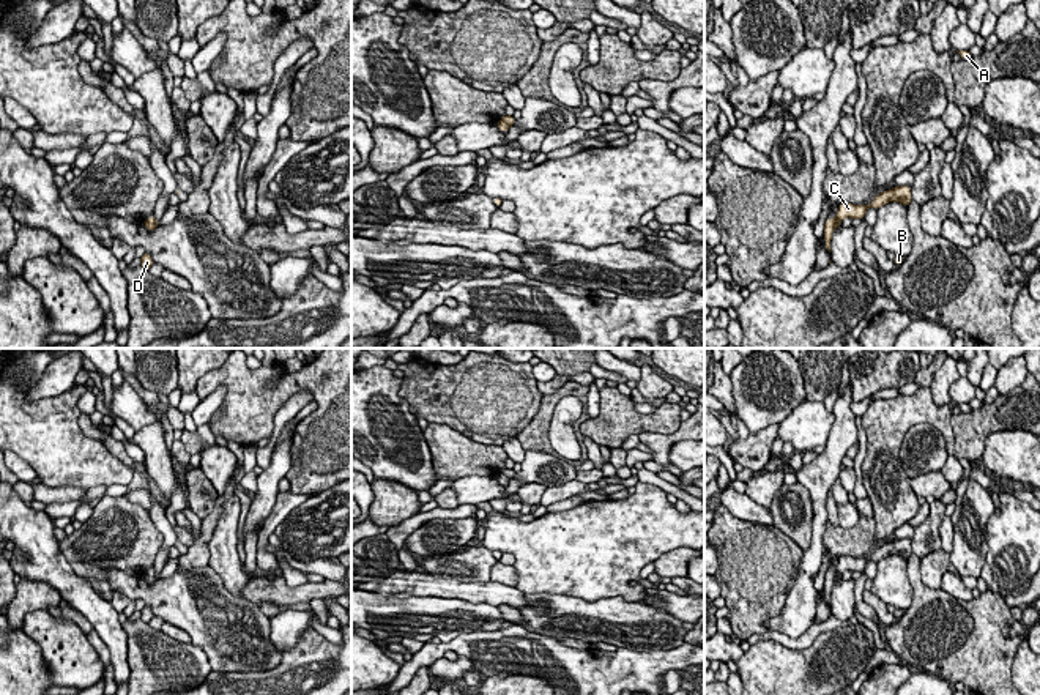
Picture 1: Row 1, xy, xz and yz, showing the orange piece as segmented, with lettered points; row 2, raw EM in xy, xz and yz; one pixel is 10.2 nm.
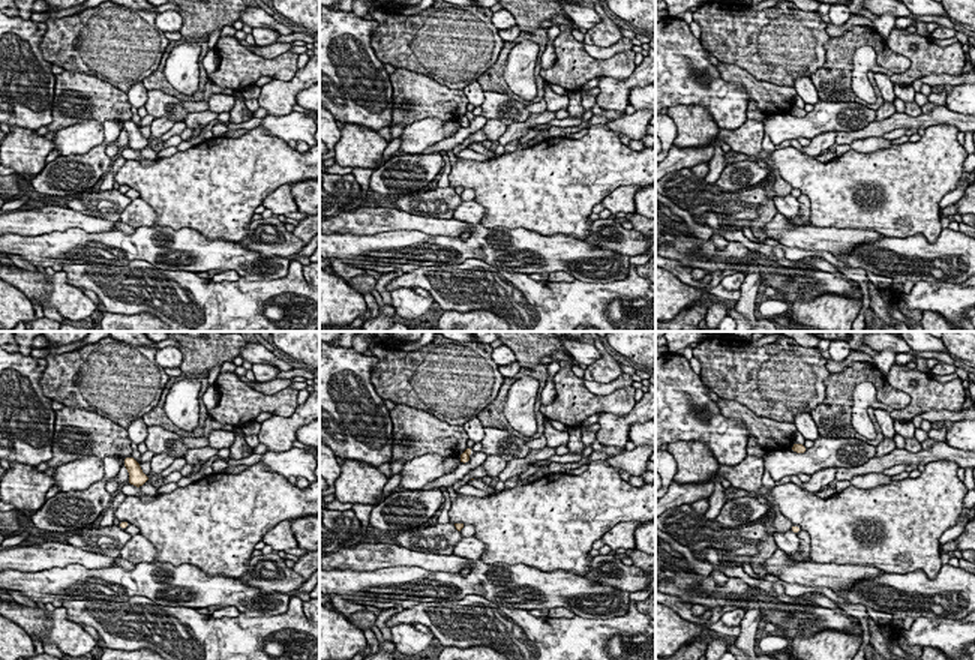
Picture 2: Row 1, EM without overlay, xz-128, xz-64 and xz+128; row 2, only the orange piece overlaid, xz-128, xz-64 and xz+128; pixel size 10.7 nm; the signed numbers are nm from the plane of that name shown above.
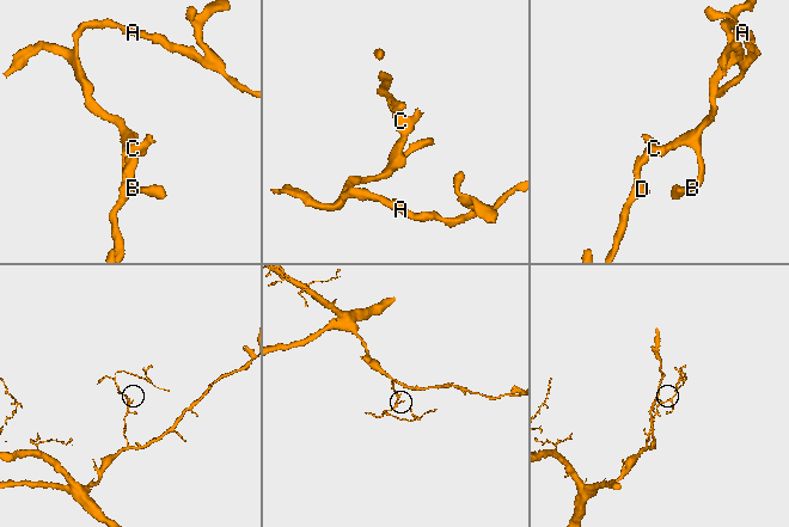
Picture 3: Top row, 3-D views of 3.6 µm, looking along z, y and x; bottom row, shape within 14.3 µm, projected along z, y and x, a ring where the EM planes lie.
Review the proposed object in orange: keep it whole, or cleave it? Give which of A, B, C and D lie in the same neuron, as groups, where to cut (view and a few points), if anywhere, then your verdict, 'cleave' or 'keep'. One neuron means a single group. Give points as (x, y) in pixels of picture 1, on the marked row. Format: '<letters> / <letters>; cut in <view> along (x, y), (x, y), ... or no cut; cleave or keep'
A B C / D; cut in yz along (835, 221), (832, 227); cleave

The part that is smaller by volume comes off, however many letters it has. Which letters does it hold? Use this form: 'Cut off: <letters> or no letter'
Cut off: A, B, C

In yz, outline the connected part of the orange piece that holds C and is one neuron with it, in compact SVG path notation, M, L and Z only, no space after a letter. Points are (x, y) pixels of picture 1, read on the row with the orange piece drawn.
M895 186L893 189L878 194L870 205L852 205L843 202L838 205L834 229L838 229L840 221L845 217L864 219L868 208L878 210L889 202L900 202L908 208L911 200L911 186Z

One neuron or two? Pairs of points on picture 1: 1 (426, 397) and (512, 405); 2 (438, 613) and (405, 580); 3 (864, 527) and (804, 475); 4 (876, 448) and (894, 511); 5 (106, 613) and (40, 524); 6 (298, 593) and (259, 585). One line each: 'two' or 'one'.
1: one
2: two
3: two
4: one
5: one
6: one

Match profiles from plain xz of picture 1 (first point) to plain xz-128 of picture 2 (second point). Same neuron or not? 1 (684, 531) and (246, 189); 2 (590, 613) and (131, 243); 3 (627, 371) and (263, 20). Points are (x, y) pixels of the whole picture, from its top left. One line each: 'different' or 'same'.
1: same
2: same
3: same

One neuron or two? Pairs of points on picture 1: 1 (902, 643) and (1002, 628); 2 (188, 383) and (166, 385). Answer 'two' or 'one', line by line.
1: one
2: two

